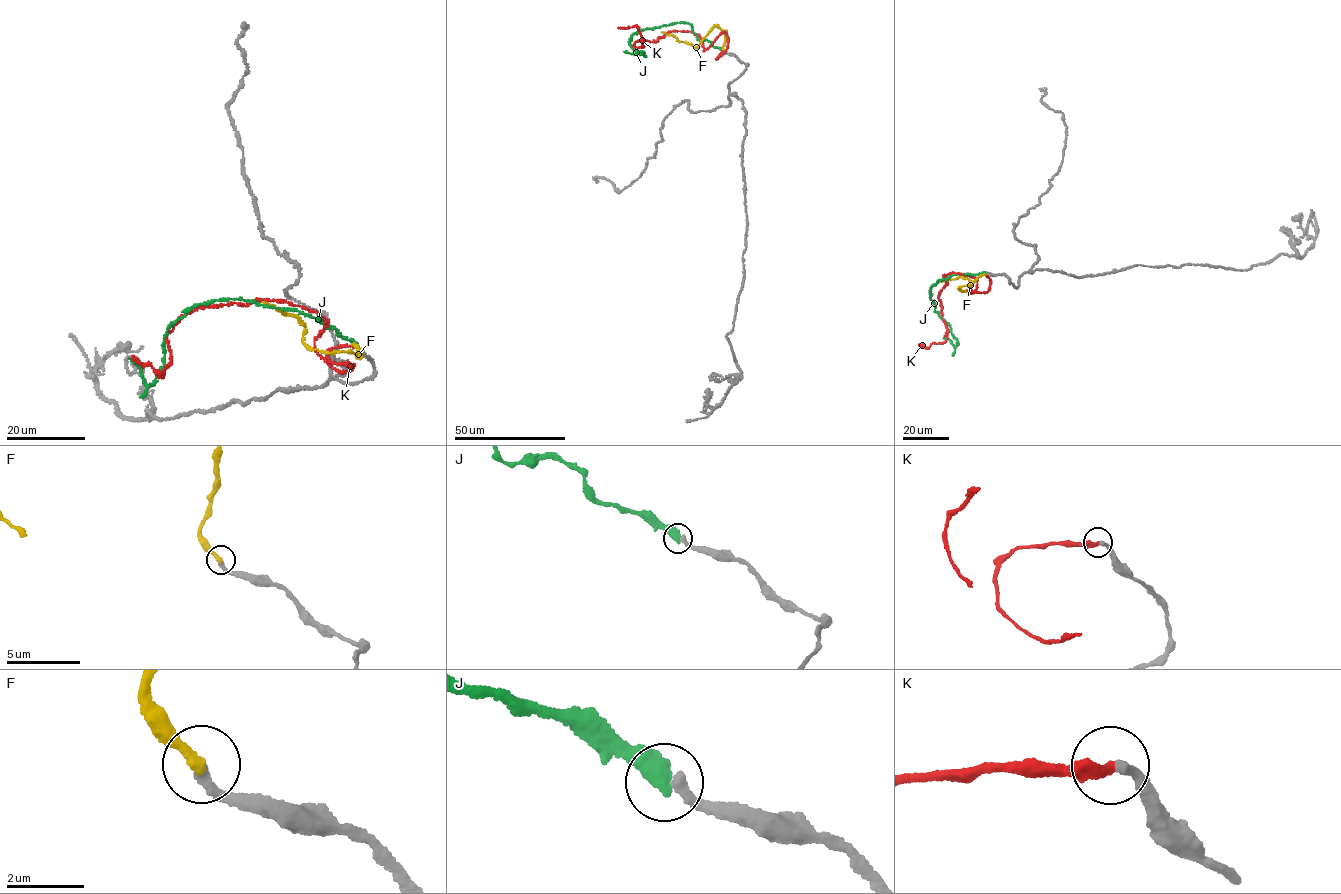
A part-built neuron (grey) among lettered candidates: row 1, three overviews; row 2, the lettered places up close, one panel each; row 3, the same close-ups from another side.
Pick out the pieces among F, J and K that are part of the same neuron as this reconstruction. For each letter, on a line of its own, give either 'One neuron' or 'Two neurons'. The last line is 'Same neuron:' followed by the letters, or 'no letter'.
F: One neuron
J: Two neurons
K: Two neurons
Same neuron: F

